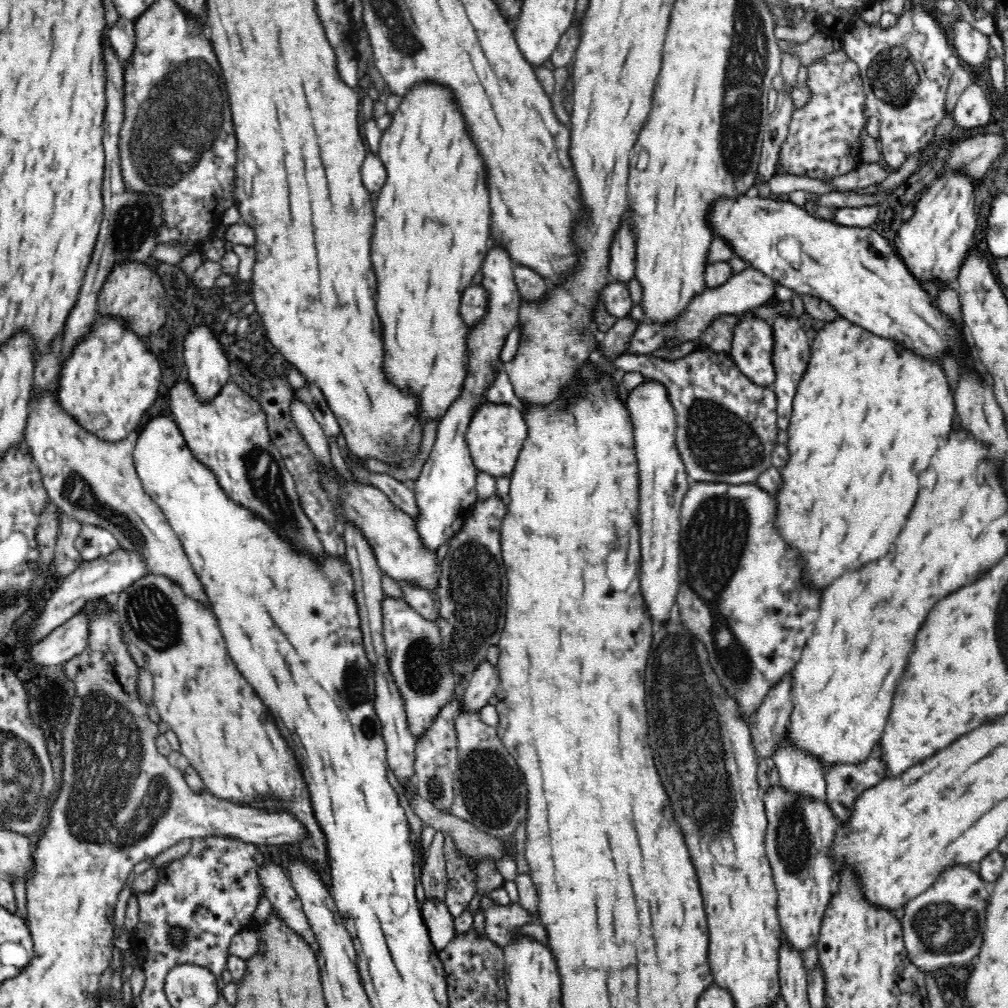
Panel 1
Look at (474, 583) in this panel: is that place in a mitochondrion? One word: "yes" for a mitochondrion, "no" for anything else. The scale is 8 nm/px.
yes

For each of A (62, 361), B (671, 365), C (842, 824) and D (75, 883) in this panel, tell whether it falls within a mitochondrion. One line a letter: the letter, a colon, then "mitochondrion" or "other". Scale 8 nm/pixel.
A: other
B: other
C: other
D: other

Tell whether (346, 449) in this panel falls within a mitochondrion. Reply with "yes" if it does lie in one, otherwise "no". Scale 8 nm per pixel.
no

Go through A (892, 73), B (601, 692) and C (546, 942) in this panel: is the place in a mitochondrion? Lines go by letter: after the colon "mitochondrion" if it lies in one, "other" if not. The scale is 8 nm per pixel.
A: mitochondrion
B: other
C: other

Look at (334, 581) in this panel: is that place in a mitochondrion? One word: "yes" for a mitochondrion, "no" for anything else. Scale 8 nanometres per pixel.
yes

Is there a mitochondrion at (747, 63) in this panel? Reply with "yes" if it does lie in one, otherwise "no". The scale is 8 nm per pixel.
yes

